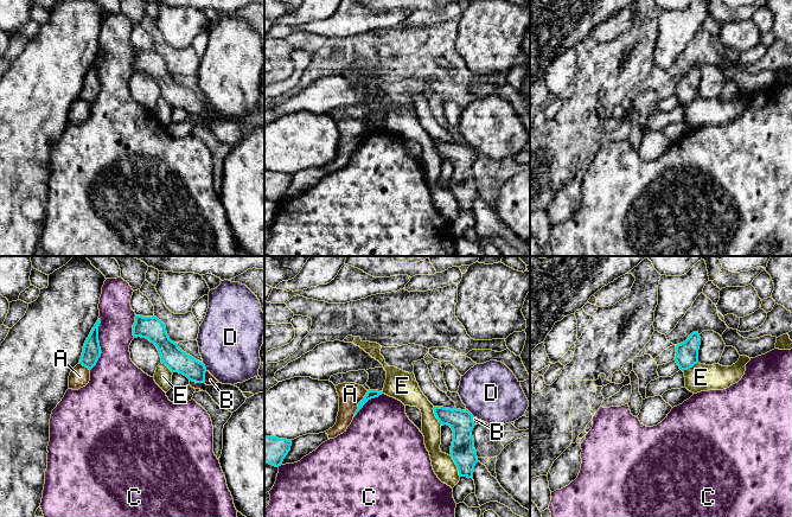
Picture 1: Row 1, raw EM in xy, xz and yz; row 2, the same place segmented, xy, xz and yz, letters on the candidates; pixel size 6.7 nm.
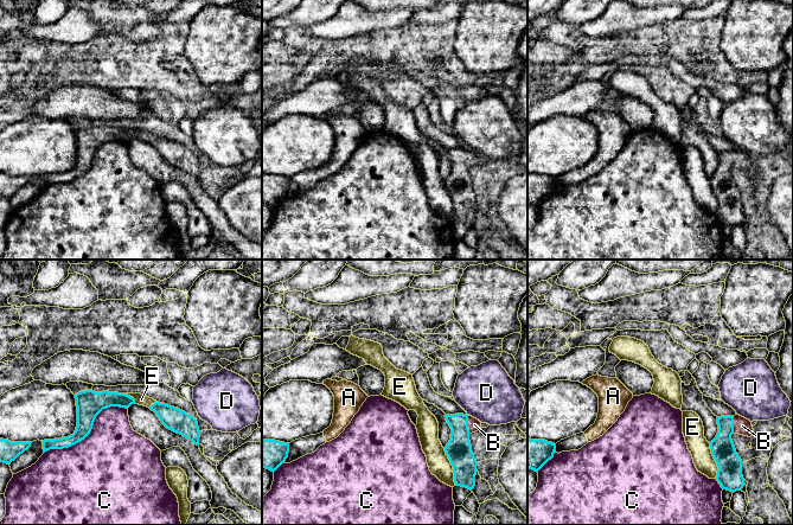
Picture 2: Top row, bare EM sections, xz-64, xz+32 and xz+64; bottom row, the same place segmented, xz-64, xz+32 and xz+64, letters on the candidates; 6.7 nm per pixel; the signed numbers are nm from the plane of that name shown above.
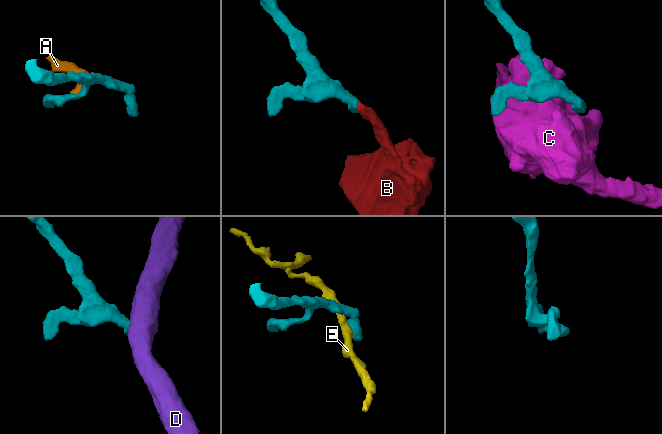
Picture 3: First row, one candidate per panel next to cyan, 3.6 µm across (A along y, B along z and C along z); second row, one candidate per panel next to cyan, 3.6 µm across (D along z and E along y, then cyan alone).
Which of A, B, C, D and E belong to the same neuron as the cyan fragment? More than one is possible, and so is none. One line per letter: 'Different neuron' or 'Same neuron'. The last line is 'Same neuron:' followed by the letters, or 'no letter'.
A: Different neuron
B: Same neuron
C: Different neuron
D: Different neuron
E: Different neuron
Same neuron: B

